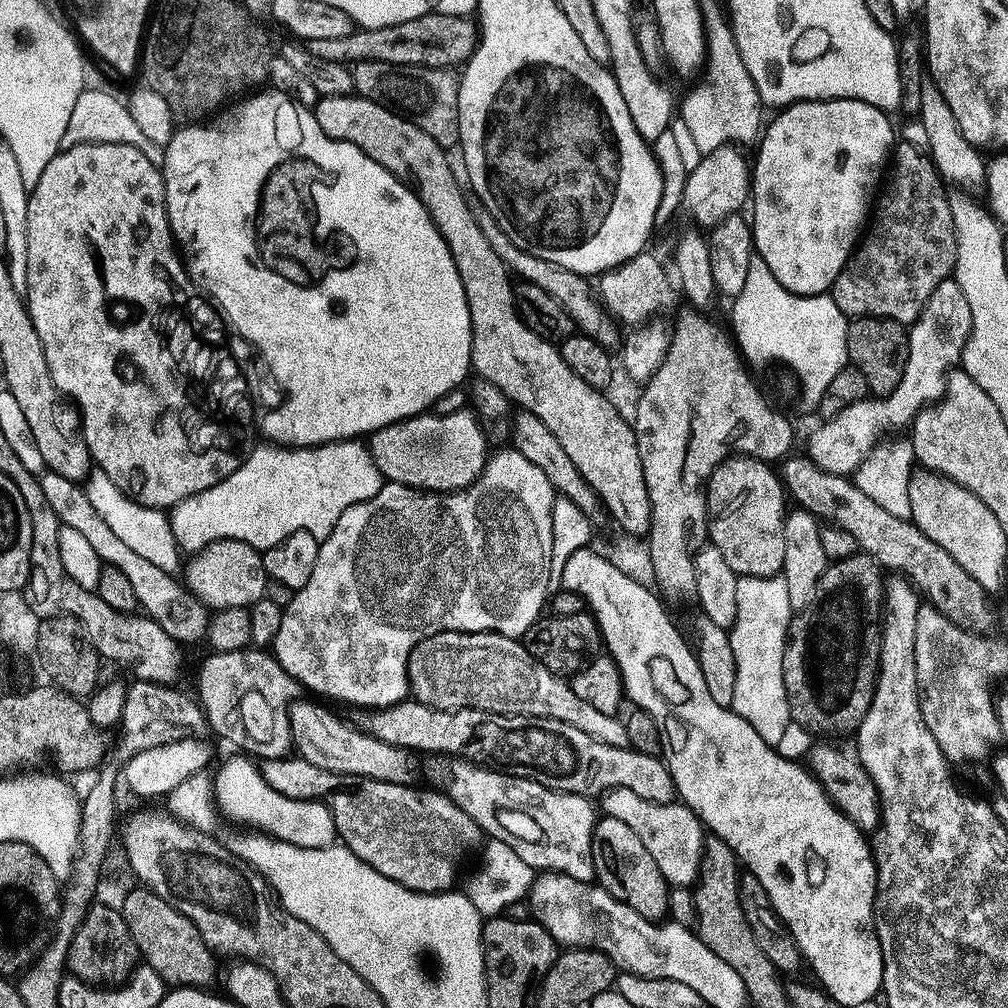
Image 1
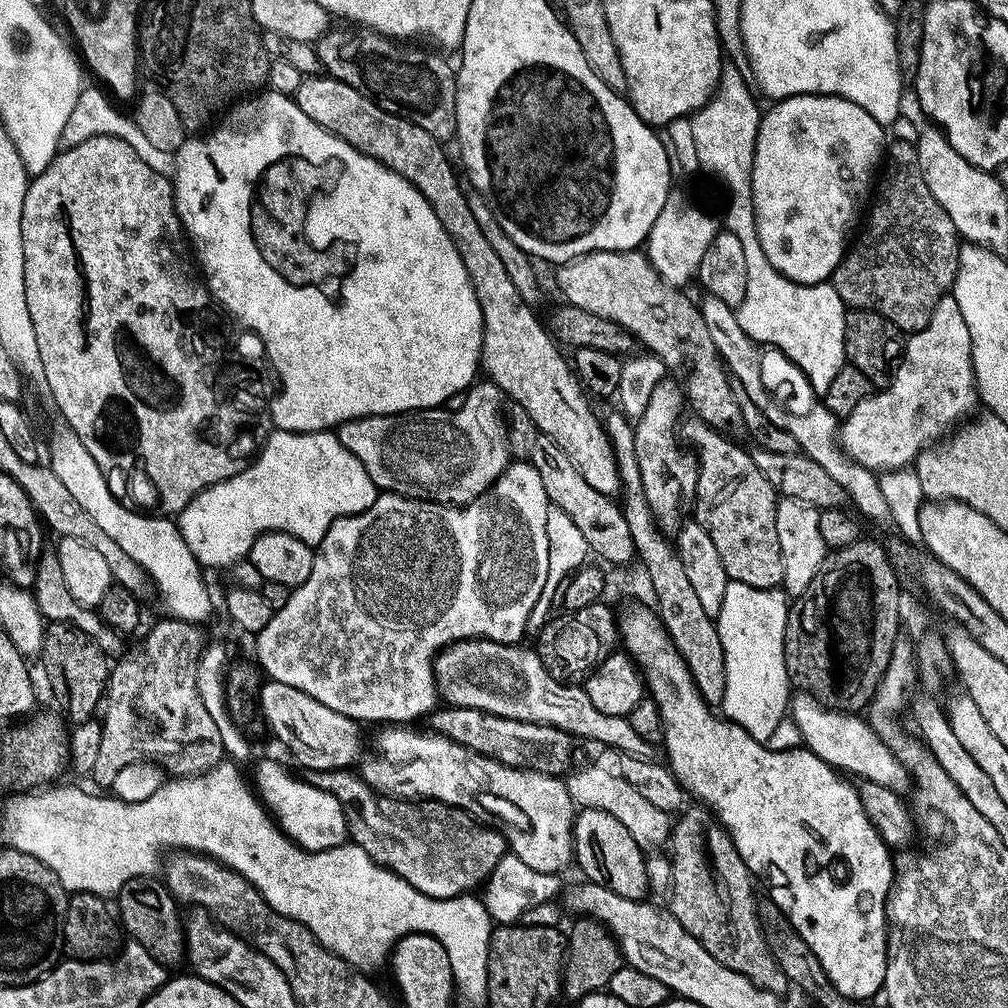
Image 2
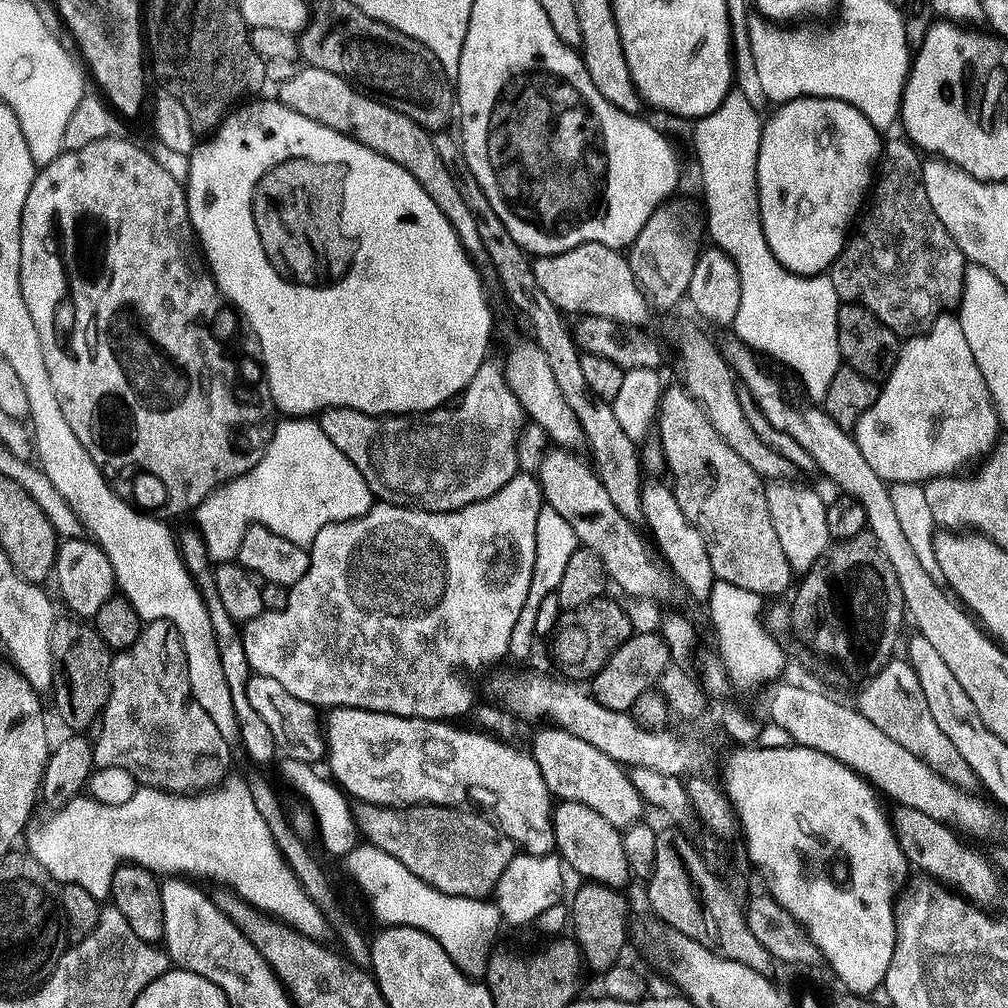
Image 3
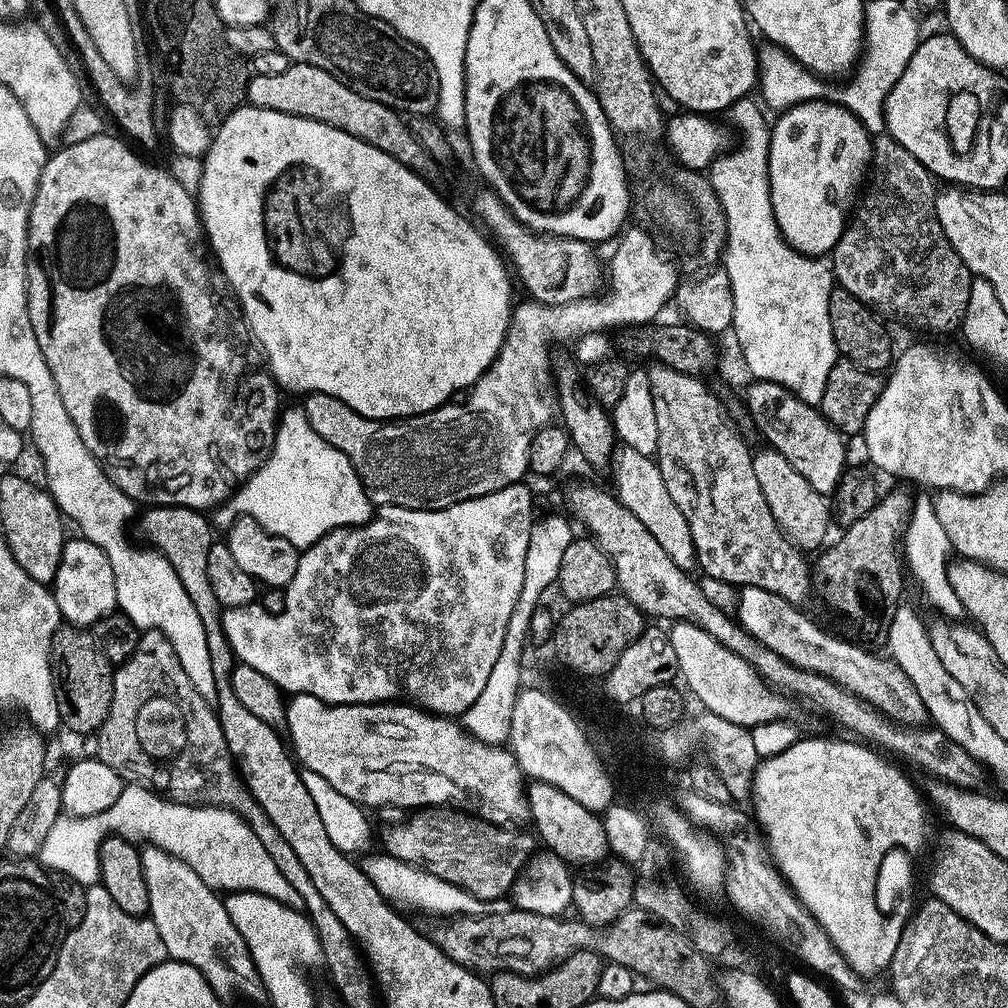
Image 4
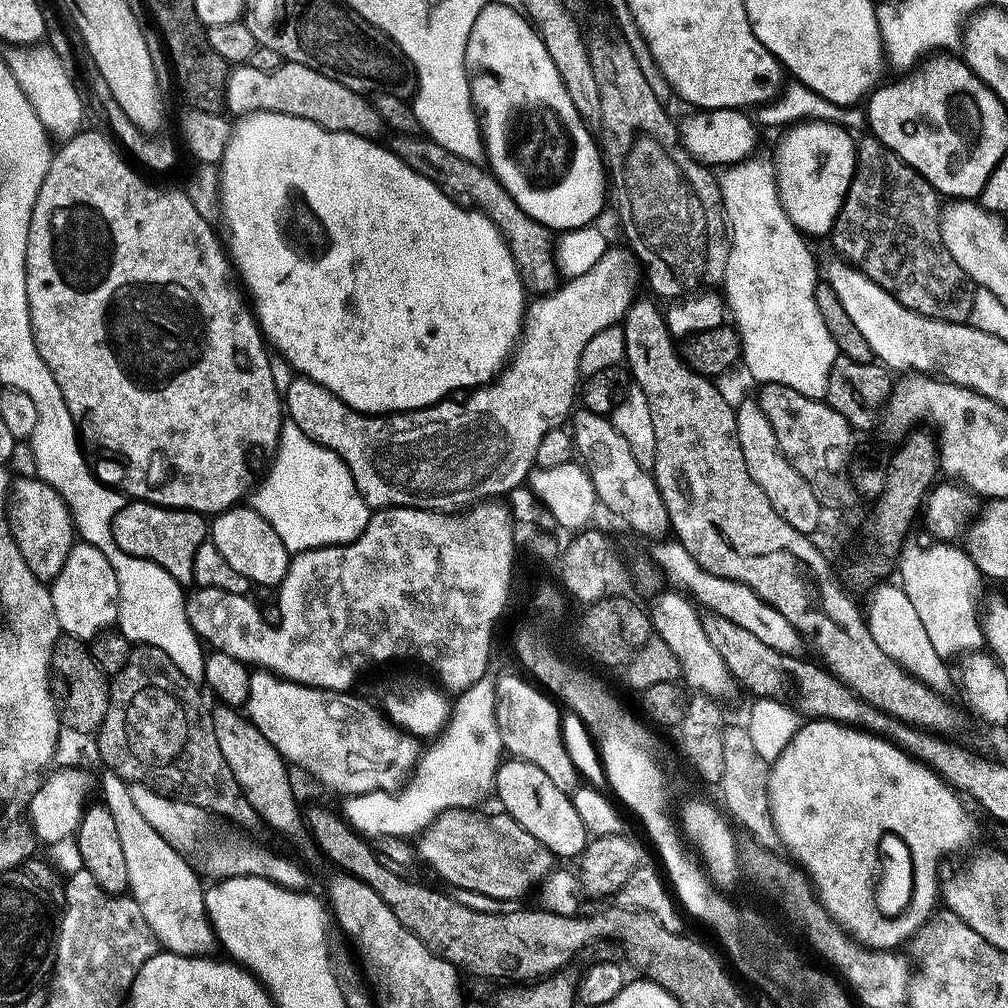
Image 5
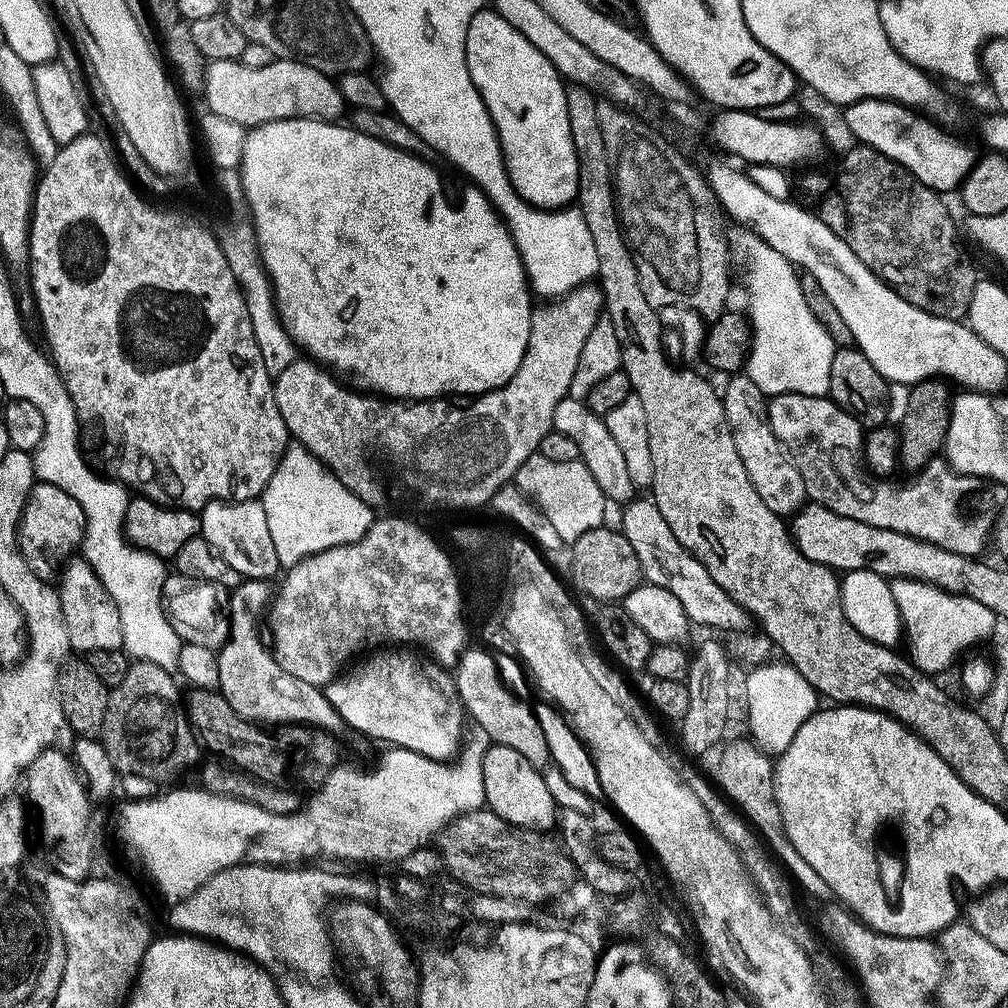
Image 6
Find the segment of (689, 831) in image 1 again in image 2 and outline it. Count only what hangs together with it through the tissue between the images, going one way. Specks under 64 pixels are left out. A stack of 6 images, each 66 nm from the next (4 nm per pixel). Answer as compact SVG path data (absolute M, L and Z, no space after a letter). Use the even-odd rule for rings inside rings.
M588 768L585 772L574 772L567 777L566 785L575 805L581 809L602 810L618 818L618 822L622 822L622 826L626 826L626 830L634 834L634 842L638 842L645 850L660 848L668 839L670 841L673 839L673 817L669 813L658 810L658 806L646 802L646 798L642 798L642 794L638 794L636 787L625 780L623 775L616 773L615 776L604 768Z

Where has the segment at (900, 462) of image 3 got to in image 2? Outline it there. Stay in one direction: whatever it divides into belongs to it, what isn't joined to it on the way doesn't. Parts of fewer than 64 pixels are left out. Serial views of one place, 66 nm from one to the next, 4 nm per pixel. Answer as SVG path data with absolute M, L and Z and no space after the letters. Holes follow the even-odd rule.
M949 294L946 298L942 298L938 302L938 310L934 310L934 318L930 318L930 326L915 333L907 341L904 358L899 361L897 368L887 387L869 396L866 402L862 402L862 406L858 406L858 410L854 410L854 414L846 417L838 437L844 453L851 460L877 474L911 469L921 452L933 442L943 441L961 421L977 411L975 408L976 404L978 408L978 393L972 365L970 326L966 326L962 306L956 301L955 295Z

